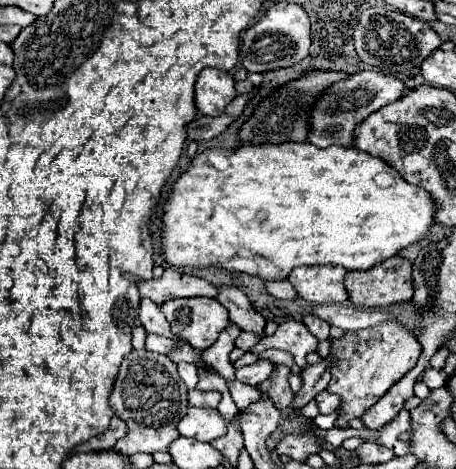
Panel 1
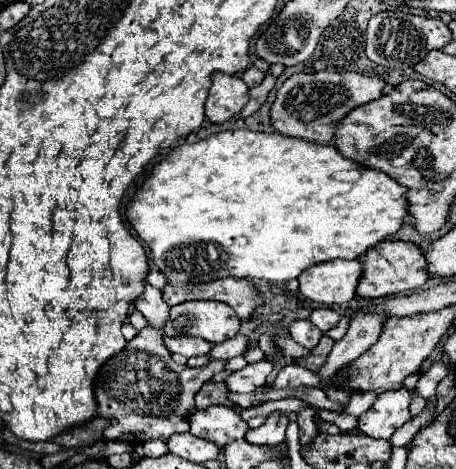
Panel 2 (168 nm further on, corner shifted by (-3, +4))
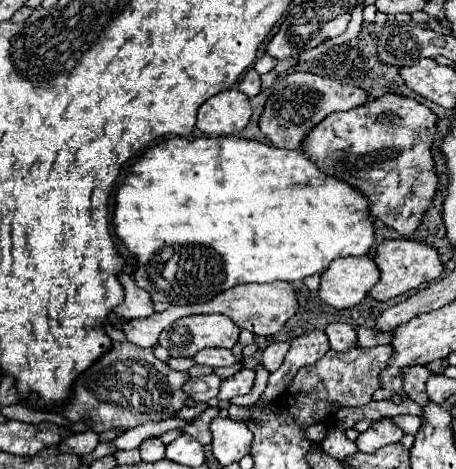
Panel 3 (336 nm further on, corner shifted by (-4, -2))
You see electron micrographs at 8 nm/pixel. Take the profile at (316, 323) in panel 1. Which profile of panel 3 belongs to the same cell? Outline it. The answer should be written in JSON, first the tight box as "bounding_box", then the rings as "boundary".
{"bounding_box":[325,323,355,351],"boundary":[[[329,323],[325,327],[325,333],[329,337],[329,345],[335,351],[347,351],[355,347],[355,329],[347,323]]]}

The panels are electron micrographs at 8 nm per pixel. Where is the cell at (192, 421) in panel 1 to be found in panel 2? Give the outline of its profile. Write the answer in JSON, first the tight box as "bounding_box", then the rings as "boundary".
{"bounding_box":[190,405,248,447],"boundary":[[[222,405],[198,411],[190,419],[190,433],[216,443],[218,447],[226,447],[228,441],[244,439],[248,429],[248,423],[244,423],[234,409]]]}

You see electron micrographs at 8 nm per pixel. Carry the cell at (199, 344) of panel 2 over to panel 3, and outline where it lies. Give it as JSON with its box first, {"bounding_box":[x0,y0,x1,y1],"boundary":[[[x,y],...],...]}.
{"bounding_box":[193,349,237,367],"boundary":[[[203,349],[193,357],[193,361],[211,367],[227,367],[237,363],[237,359],[231,355],[231,349]]]}

